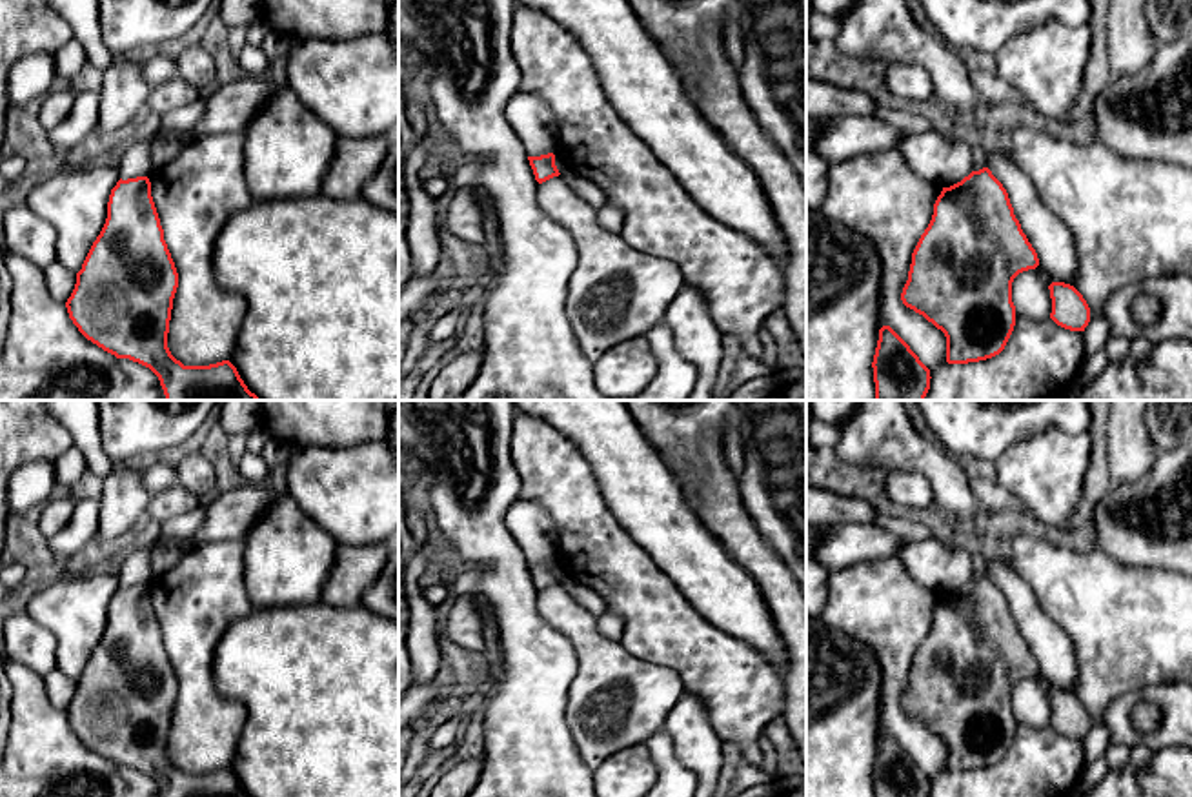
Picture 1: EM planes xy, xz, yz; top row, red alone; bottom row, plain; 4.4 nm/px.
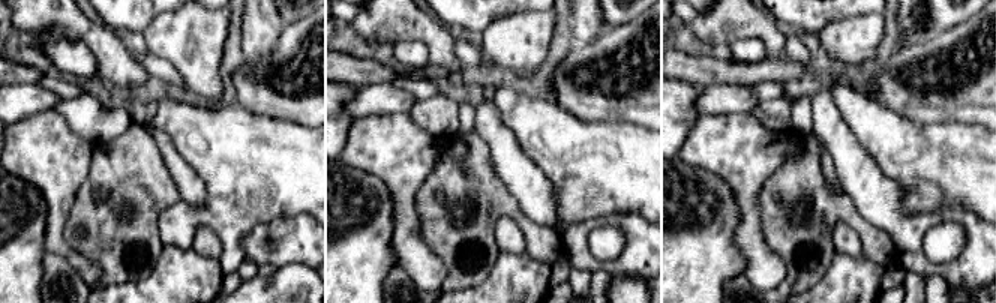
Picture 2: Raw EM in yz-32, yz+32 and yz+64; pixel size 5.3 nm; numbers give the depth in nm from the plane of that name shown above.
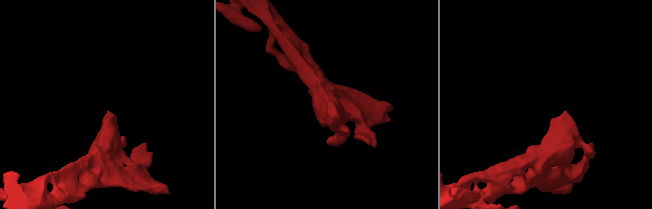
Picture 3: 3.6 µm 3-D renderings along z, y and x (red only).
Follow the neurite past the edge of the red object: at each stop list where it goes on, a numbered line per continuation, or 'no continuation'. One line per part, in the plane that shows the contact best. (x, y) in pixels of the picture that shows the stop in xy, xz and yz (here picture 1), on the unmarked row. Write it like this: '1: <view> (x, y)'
no continuation

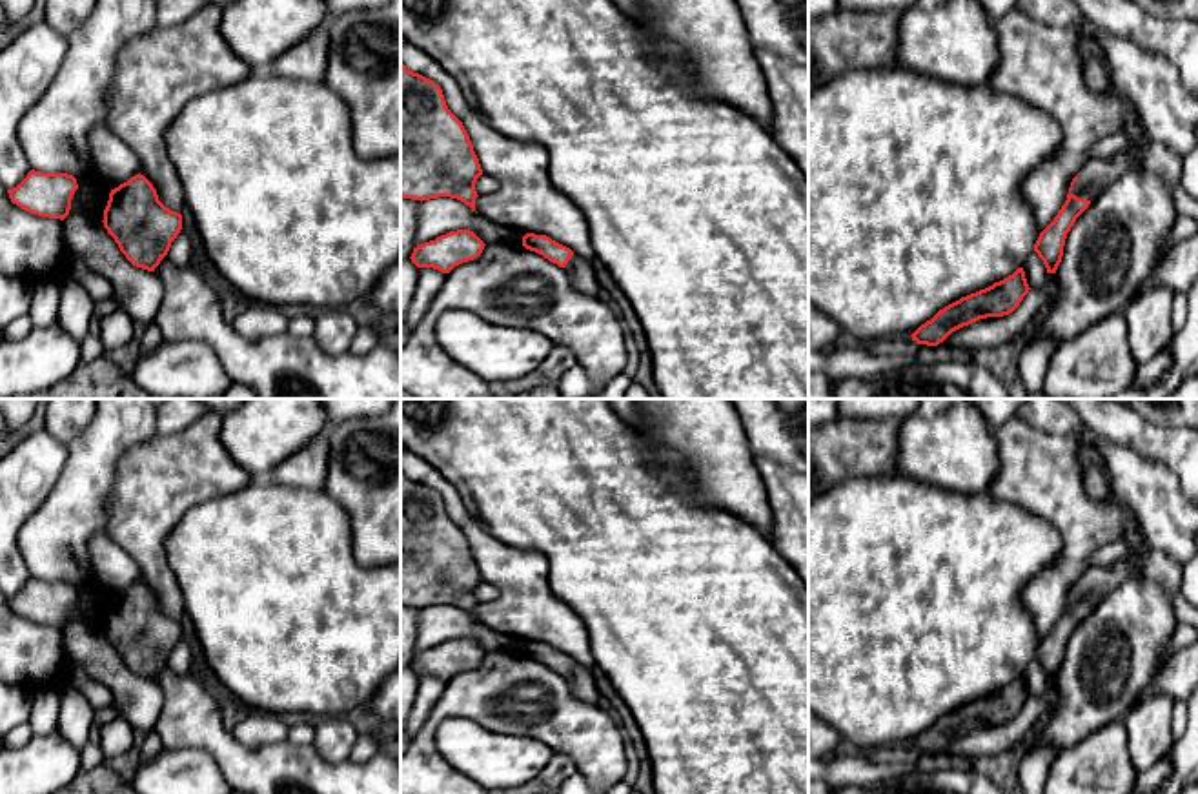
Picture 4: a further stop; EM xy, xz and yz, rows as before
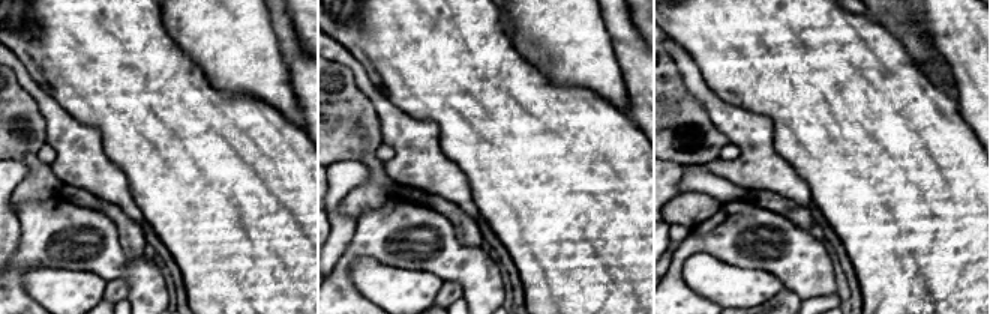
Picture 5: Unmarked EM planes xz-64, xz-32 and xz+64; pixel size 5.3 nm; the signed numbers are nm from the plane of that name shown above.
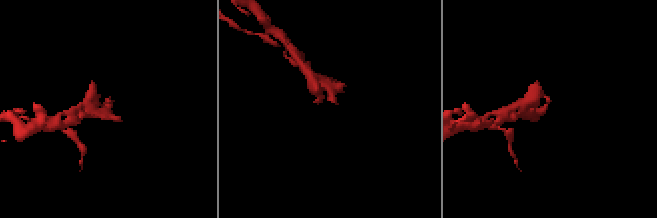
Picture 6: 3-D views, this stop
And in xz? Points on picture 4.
1: xz (581, 682)

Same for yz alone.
1: yz (1095, 581)

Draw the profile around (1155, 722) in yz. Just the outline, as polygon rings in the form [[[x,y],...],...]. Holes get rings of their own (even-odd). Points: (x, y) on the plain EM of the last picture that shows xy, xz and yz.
[[[1142,692],[1122,721],[1127,732],[1127,752],[1134,767],[1143,772],[1173,750],[1174,741],[1183,736],[1187,701]]]

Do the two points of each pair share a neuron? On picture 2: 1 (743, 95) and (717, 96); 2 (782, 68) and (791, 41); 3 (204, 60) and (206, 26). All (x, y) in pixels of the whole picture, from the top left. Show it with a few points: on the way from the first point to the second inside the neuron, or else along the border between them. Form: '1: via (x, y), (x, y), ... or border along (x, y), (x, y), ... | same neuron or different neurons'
1: via (737, 96), (723, 96) | same neuron
2: border along (788, 57), (809, 65) | different neurons
3: via (204, 51), (204, 35) | same neuron

